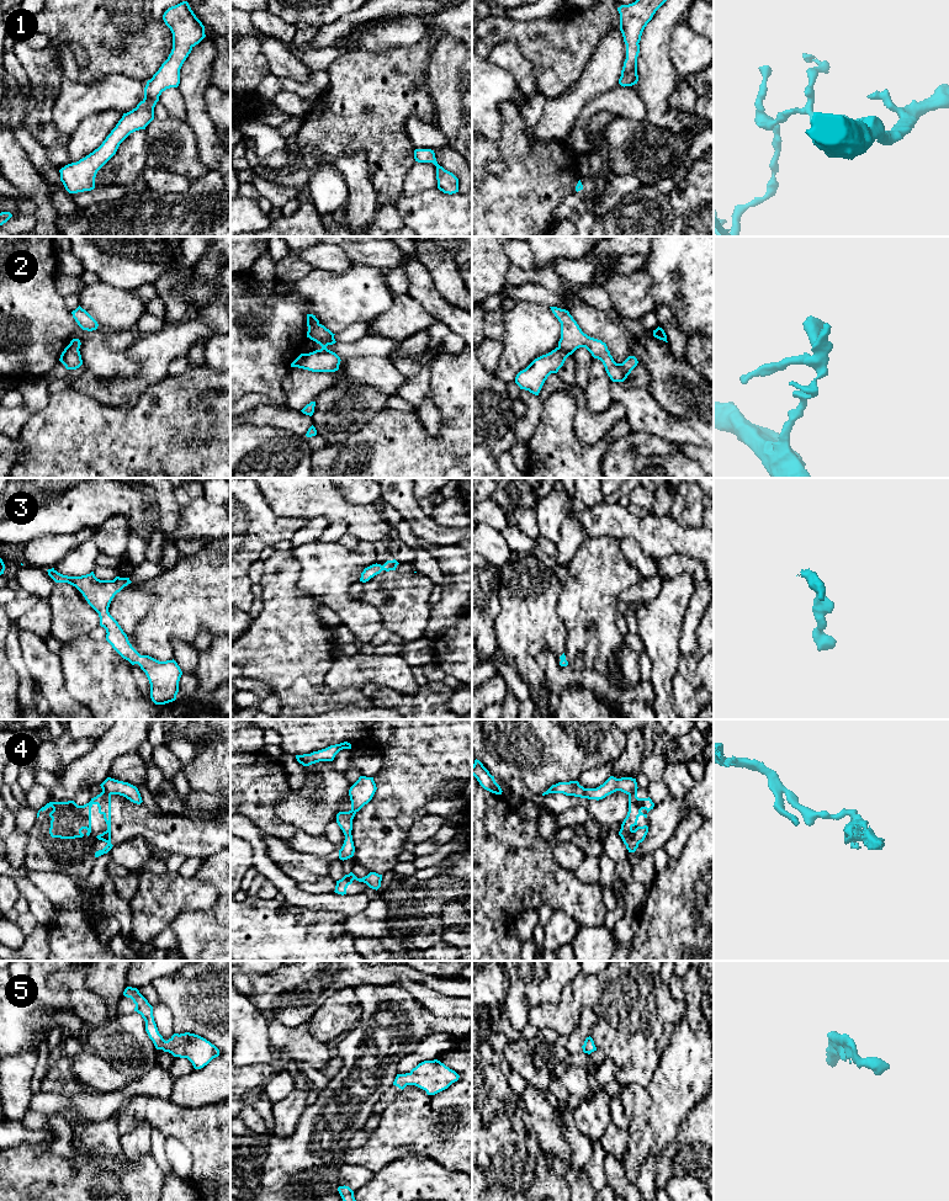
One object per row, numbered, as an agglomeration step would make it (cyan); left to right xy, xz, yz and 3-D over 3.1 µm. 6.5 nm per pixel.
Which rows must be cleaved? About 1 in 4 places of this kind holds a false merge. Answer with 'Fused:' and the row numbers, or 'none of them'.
Fused: 4

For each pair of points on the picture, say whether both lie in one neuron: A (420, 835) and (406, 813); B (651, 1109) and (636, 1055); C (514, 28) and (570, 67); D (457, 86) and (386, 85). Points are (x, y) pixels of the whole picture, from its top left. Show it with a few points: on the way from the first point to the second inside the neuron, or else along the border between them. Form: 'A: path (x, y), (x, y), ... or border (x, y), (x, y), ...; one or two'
A: border (427, 813), (411, 827), (407, 840); two
B: border (661, 1061), (646, 1085), (621, 1087); two
C: path (528, 36), (535, 41), (545, 42), (556, 53); one
D: border (429, 58), (428, 91), (435, 115); two

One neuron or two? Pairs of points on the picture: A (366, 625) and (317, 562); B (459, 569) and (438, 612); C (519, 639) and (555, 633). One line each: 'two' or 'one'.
A: one
B: one
C: one

